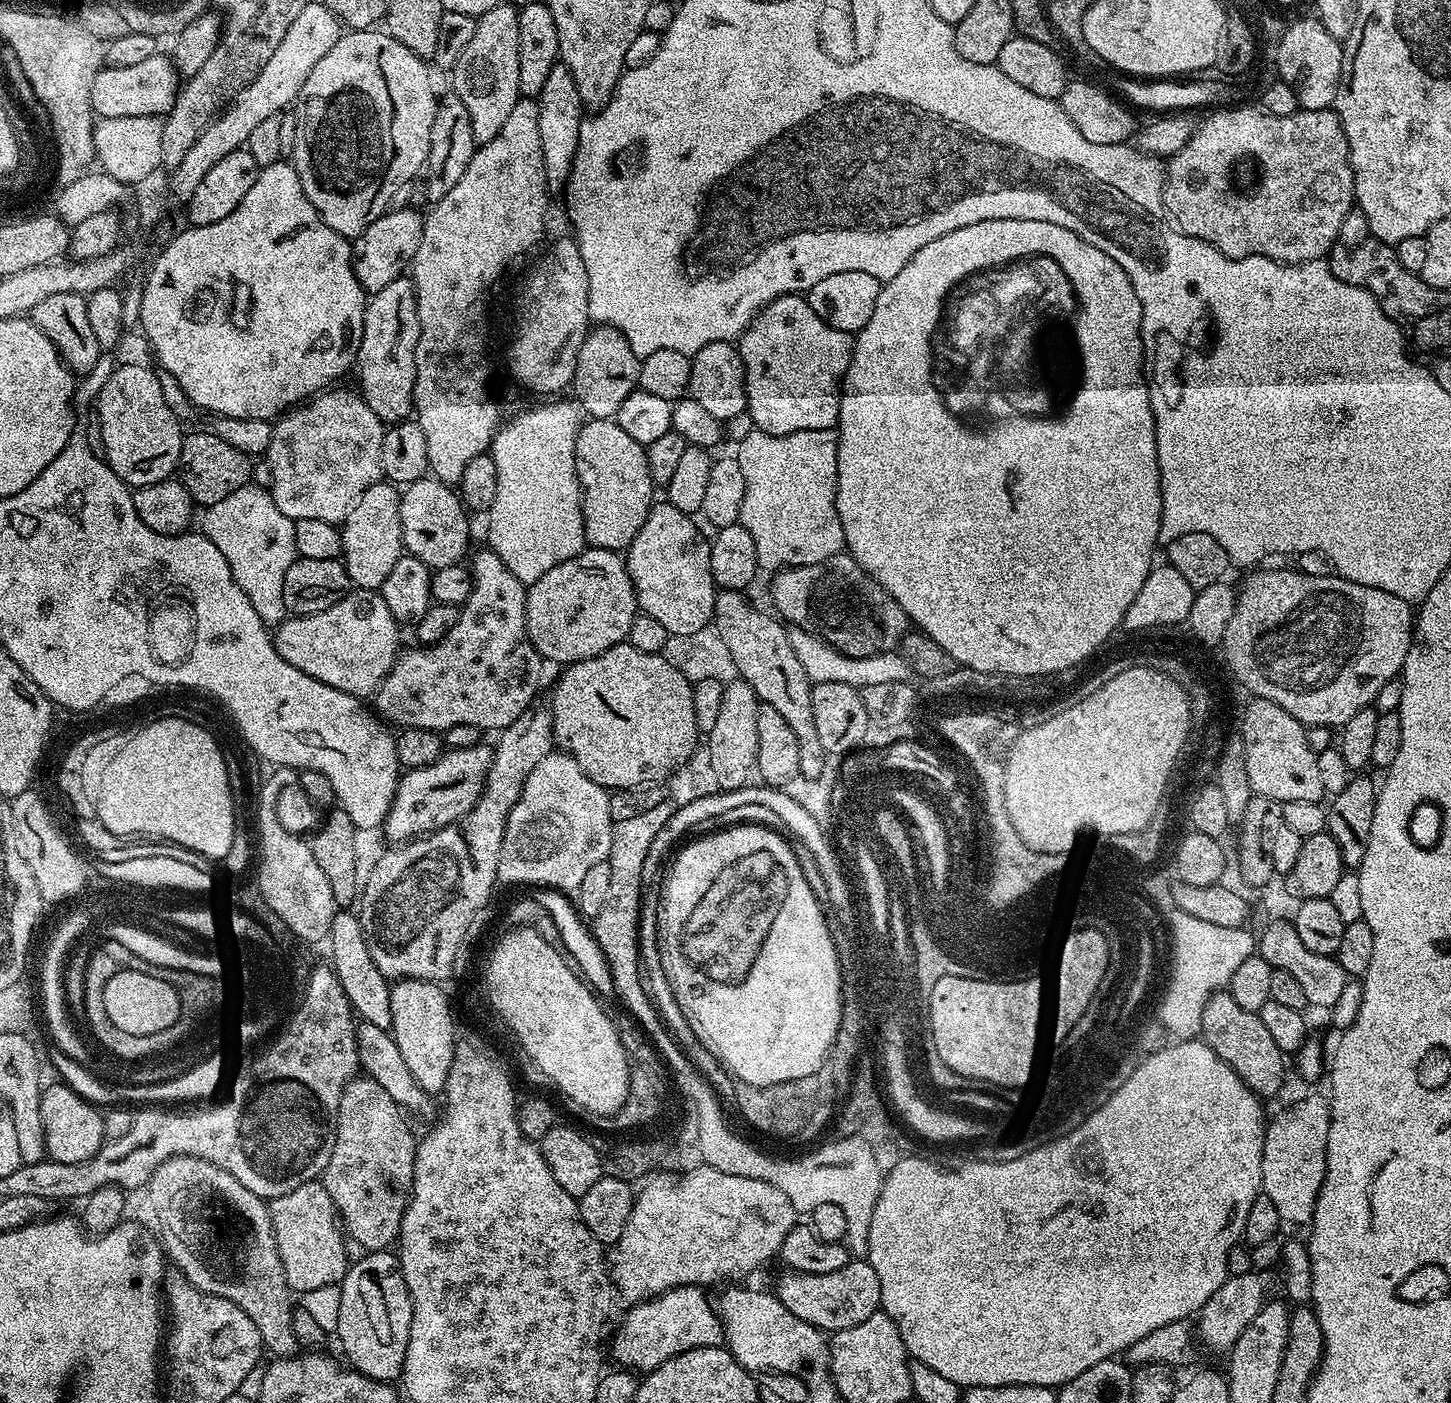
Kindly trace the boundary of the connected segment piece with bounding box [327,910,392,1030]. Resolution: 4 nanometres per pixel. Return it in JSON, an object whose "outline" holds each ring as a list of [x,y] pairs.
{"outline":[[[352,910],[337,911],[332,917],[327,939],[332,940],[330,967],[336,973],[346,998],[352,1003],[355,1015],[365,1024],[373,1024],[385,1030],[391,1029],[390,981],[378,970],[378,966],[374,966],[374,958],[370,958],[370,946],[366,946],[359,915]]]}

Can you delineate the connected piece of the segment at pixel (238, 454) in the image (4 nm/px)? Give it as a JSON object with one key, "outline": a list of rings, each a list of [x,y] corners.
{"outline":[[[211,430],[188,432],[182,442],[178,479],[186,486],[197,505],[207,506],[222,502],[222,498],[234,494],[234,490],[244,487],[252,480],[253,461],[242,450],[234,450],[230,442],[222,442]]]}

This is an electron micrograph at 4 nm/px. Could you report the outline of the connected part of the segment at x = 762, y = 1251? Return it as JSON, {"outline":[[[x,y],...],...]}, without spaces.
{"outline":[[[701,1163],[700,1168],[692,1168],[677,1180],[649,1179],[644,1189],[635,1193],[630,1222],[622,1230],[622,1238],[610,1252],[610,1279],[613,1289],[629,1305],[642,1300],[653,1300],[677,1286],[709,1286],[725,1282],[740,1282],[743,1276],[756,1272],[771,1256],[780,1251],[786,1234],[797,1227],[798,1213],[778,1186],[762,1182],[758,1178],[746,1178],[738,1174],[726,1174]]]}

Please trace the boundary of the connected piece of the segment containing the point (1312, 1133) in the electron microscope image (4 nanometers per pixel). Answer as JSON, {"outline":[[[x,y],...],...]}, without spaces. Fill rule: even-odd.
{"outline":[[[1310,1094],[1280,1111],[1265,1125],[1262,1160],[1261,1191],[1273,1203],[1283,1223],[1309,1223],[1313,1216],[1321,1184],[1325,1180],[1326,1142],[1329,1138],[1329,1123],[1332,1121],[1329,1099],[1318,1094]]]}

